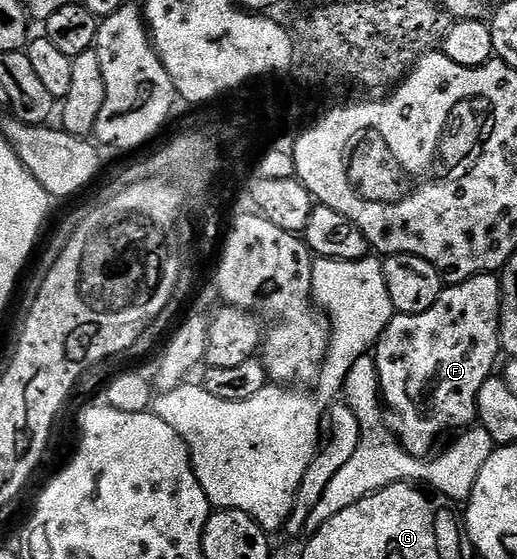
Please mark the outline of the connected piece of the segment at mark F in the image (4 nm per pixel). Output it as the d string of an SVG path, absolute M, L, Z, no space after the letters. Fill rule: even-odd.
M493 273L476 275L462 283L446 286L435 305L431 305L431 309L423 313L394 314L387 329L383 329L383 333L377 338L375 358L381 398L392 418L393 415L397 418L395 434L401 440L401 446L411 454L418 457L428 456L434 450L432 447L436 445L440 435L445 435L448 431L457 433L477 423L477 394L494 374L493 366L501 355L500 304L500 278Z

